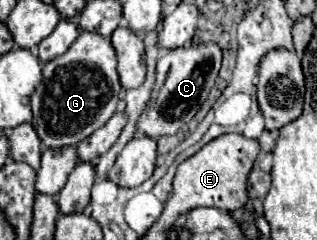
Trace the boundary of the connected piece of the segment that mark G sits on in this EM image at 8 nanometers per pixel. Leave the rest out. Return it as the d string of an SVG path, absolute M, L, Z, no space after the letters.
M80 33L70 49L48 61L42 69L42 81L36 87L32 103L32 127L44 147L62 149L78 145L116 113L120 101L120 81L116 73L116 53L112 43L96 33Z

